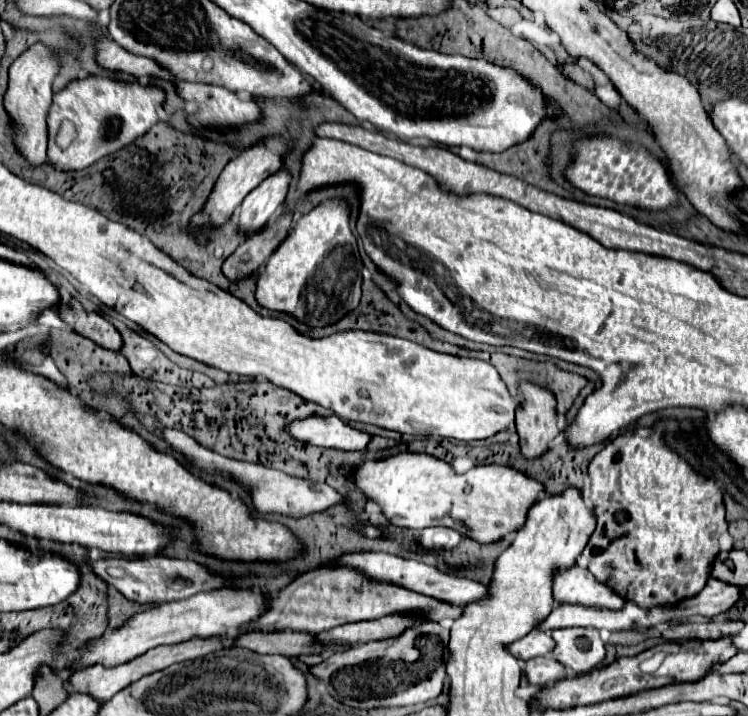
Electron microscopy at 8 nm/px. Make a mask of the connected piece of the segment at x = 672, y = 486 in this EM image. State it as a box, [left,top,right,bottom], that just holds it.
[583,423,727,607]

